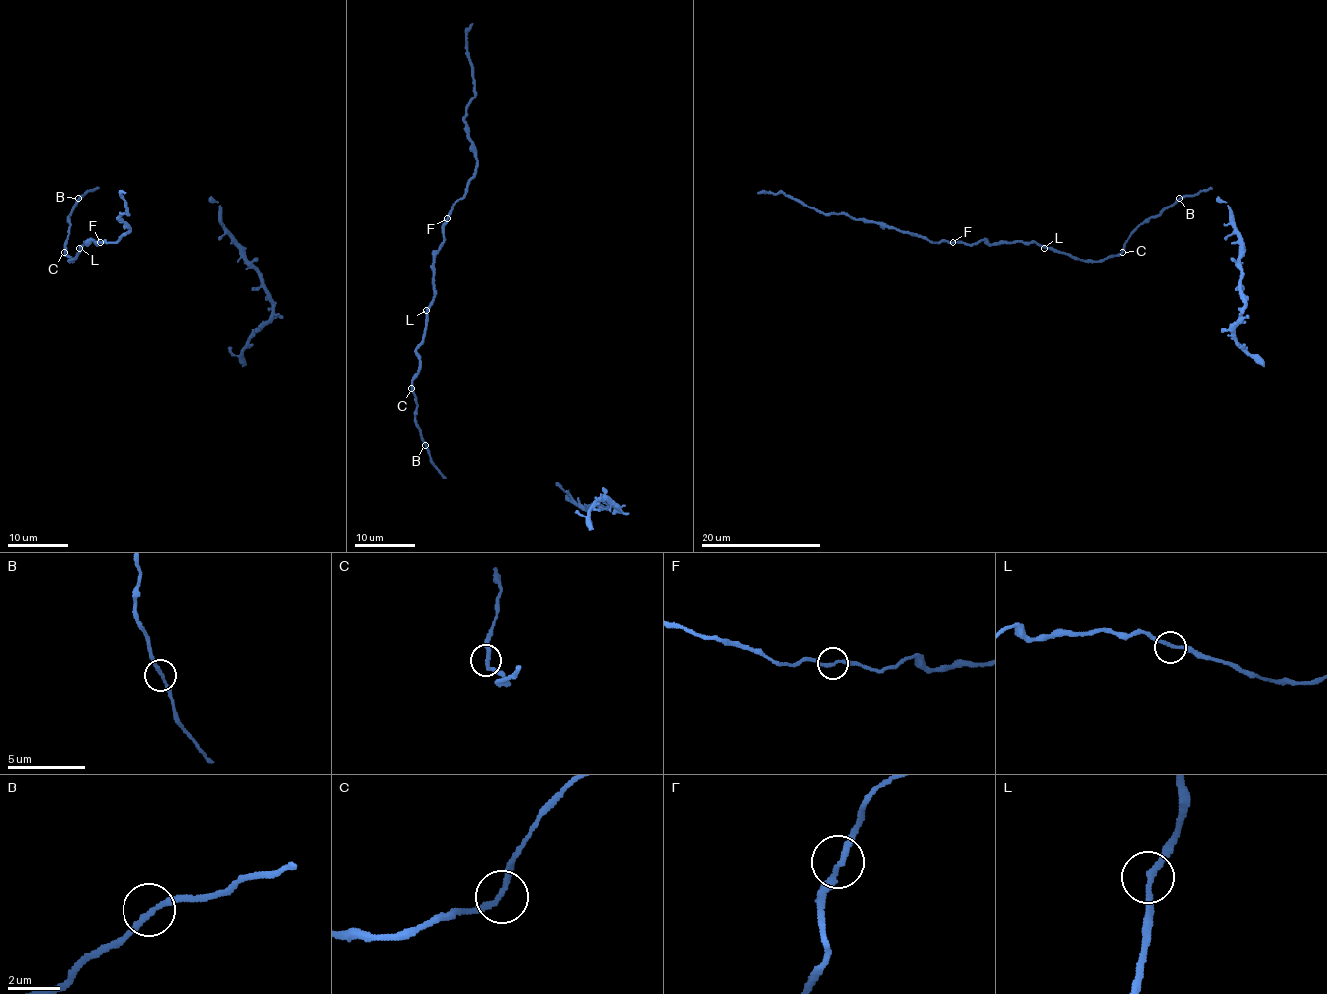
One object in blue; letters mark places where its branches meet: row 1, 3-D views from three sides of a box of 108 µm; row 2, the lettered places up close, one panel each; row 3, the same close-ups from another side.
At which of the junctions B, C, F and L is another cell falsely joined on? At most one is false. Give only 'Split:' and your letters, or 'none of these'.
Split: none of these

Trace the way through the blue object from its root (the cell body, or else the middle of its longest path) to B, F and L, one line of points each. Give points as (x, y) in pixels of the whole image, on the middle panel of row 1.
B: (414, 394), (417, 405), (416, 426), (425, 445)
F: (414, 394), (416, 346), (434, 296), (434, 254), (443, 241), (446, 218)
L: (414, 394), (413, 376), (419, 368), (416, 346), (425, 331), (426, 310)

